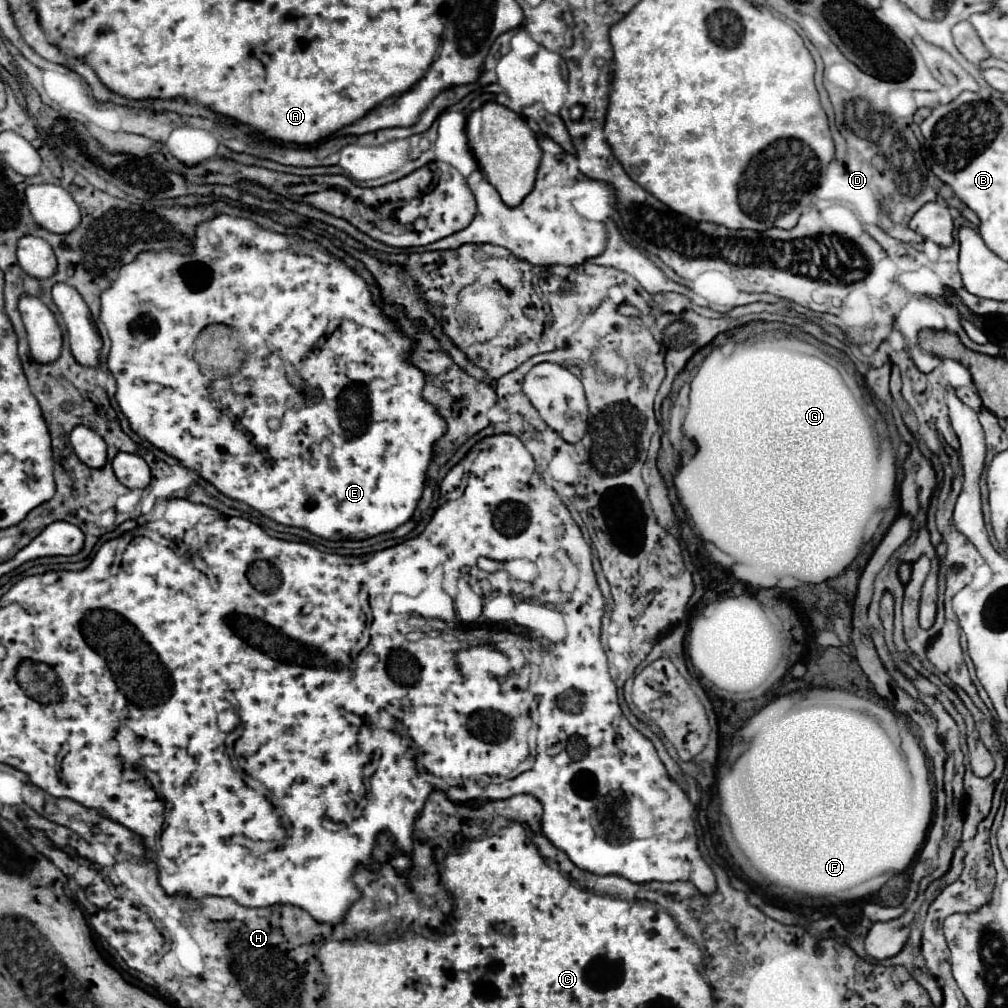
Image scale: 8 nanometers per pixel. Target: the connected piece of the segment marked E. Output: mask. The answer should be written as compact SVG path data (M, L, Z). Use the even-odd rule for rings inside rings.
M222 213L206 223L198 223L196 237L194 237L194 249L188 255L182 255L174 249L138 253L134 261L120 267L118 277L110 283L106 291L102 291L100 303L102 303L100 321L106 325L110 341L112 341L106 363L108 363L110 373L116 379L118 407L128 417L132 431L148 439L160 451L176 457L180 463L184 463L184 467L194 469L202 479L212 483L222 495L244 501L246 505L260 511L264 517L274 519L276 523L290 525L290 527L302 527L330 541L342 541L342 539L360 541L360 539L368 539L380 533L388 533L404 525L414 515L418 501L422 499L426 471L432 461L434 443L446 433L446 421L438 415L438 409L432 403L426 403L426 399L422 397L422 389L426 385L424 373L410 361L414 341L398 329L396 321L388 319L380 311L380 307L374 305L370 285L352 267L348 267L344 261L328 253L320 243L306 241L300 235L274 233L246 217L232 217L232 215ZM210 323L224 323L224 325L234 327L240 335L244 335L244 341L248 345L248 361L244 363L242 371L238 375L214 381L212 393L206 389L210 381L202 375L200 367L196 365L194 349L192 349L196 335ZM286 361L290 361L292 369L296 369L296 375L292 377L298 377L298 379L290 379ZM270 417L276 417L282 421L280 429L276 431L268 429Z

